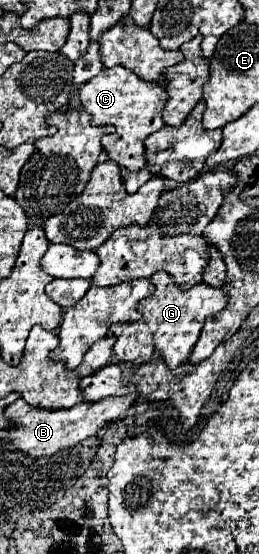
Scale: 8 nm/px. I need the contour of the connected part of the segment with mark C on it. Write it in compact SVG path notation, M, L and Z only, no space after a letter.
M124 66L104 68L98 76L86 82L80 88L80 102L84 110L92 116L94 124L112 124L116 130L102 138L102 148L108 152L110 160L118 162L122 168L122 178L126 182L126 190L134 194L142 184L150 180L150 172L146 168L146 152L144 140L164 126L162 110L166 104L166 90L160 84L144 82L136 74L132 74Z

